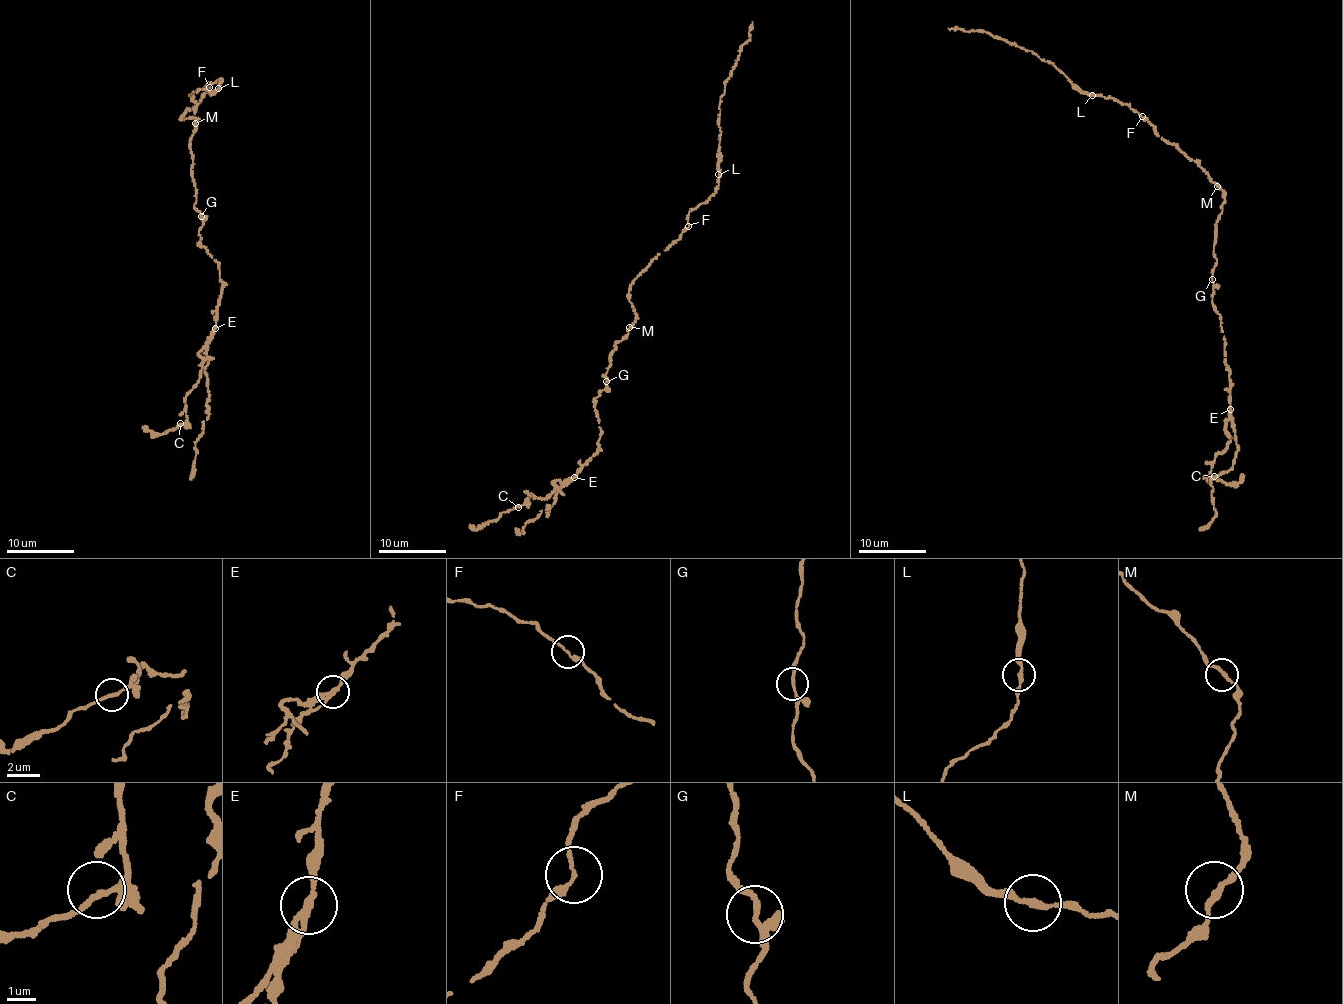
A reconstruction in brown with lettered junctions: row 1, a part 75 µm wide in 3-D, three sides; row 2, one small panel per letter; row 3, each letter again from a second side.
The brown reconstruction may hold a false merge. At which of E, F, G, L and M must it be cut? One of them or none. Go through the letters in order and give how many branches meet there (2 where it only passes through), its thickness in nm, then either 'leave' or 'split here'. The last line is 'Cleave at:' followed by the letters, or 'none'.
E: 2 | 190 nm | split here
F: 2 | 180 nm | leave
G: 2 | 180 nm | leave
L: 2 | 200 nm | leave
M: 2 | 190 nm | leave
Cleave at: E

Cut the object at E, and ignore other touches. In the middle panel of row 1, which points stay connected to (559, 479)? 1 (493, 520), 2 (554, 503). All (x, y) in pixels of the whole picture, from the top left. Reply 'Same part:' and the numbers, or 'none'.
Same part: 1

